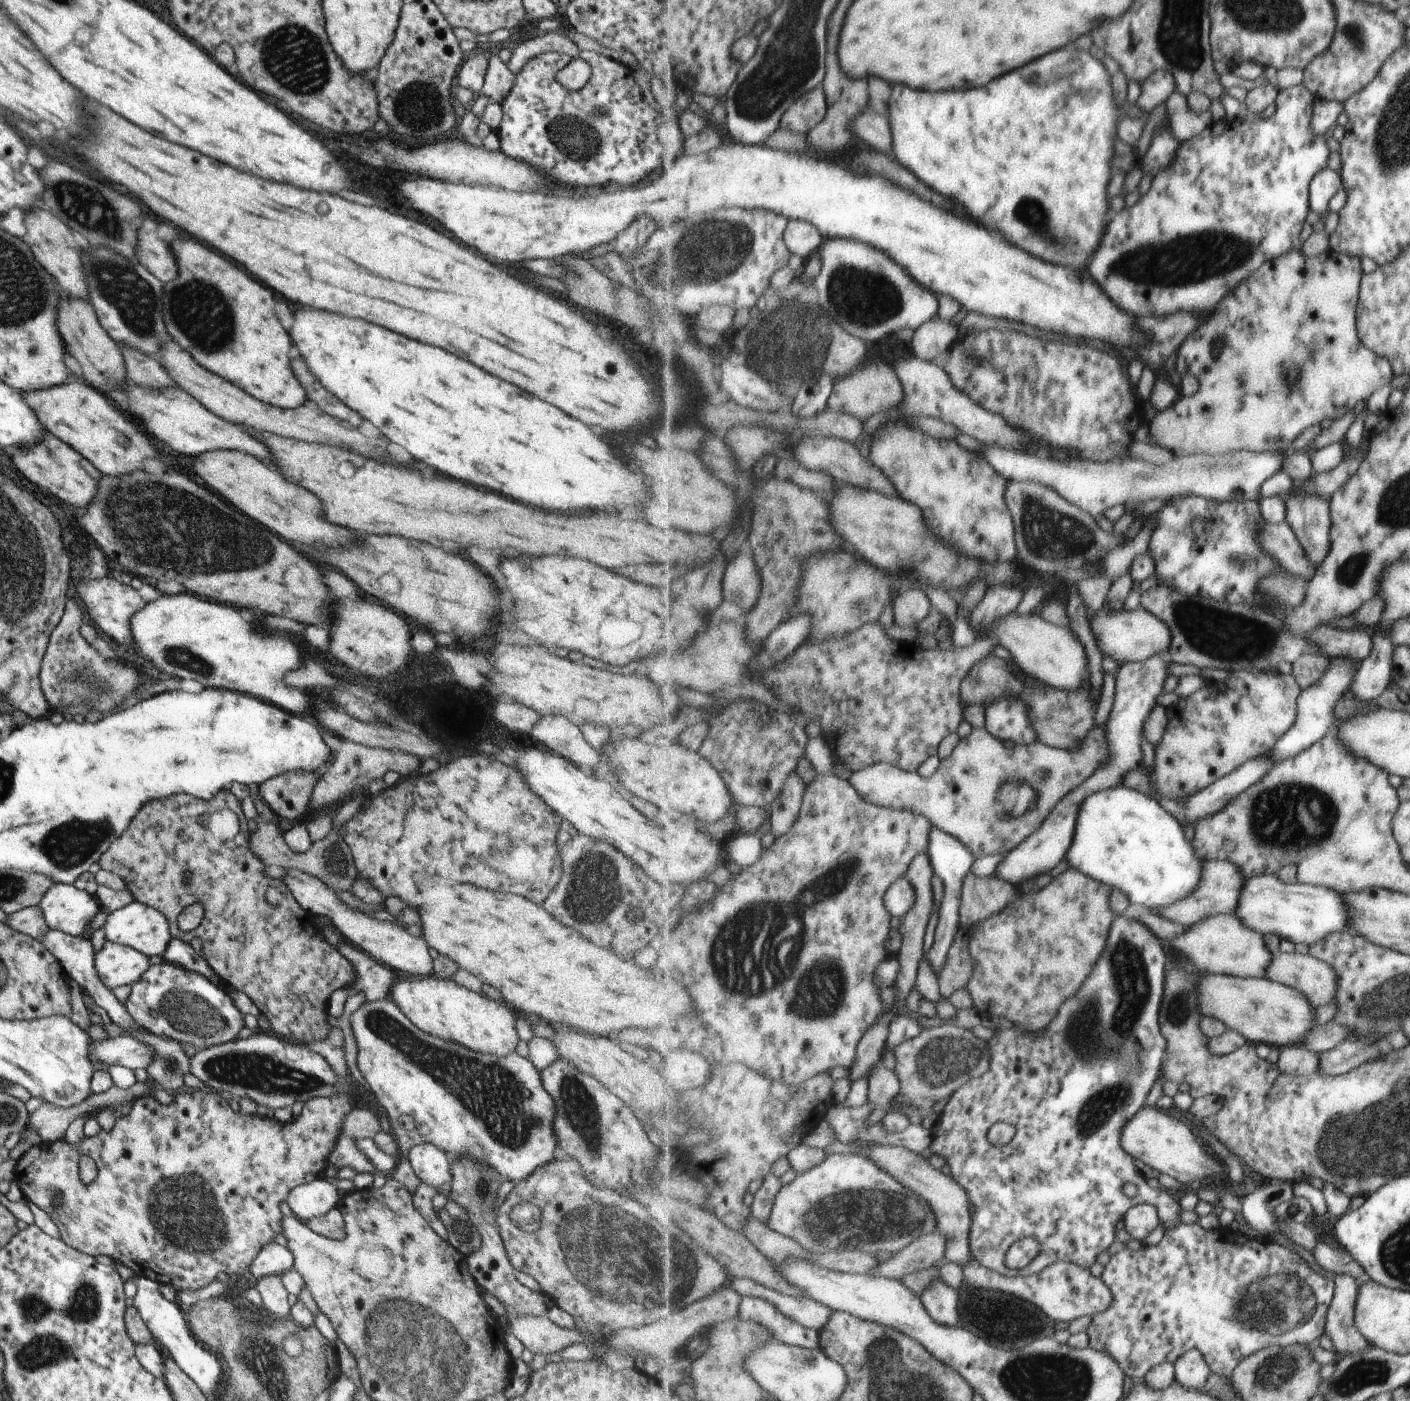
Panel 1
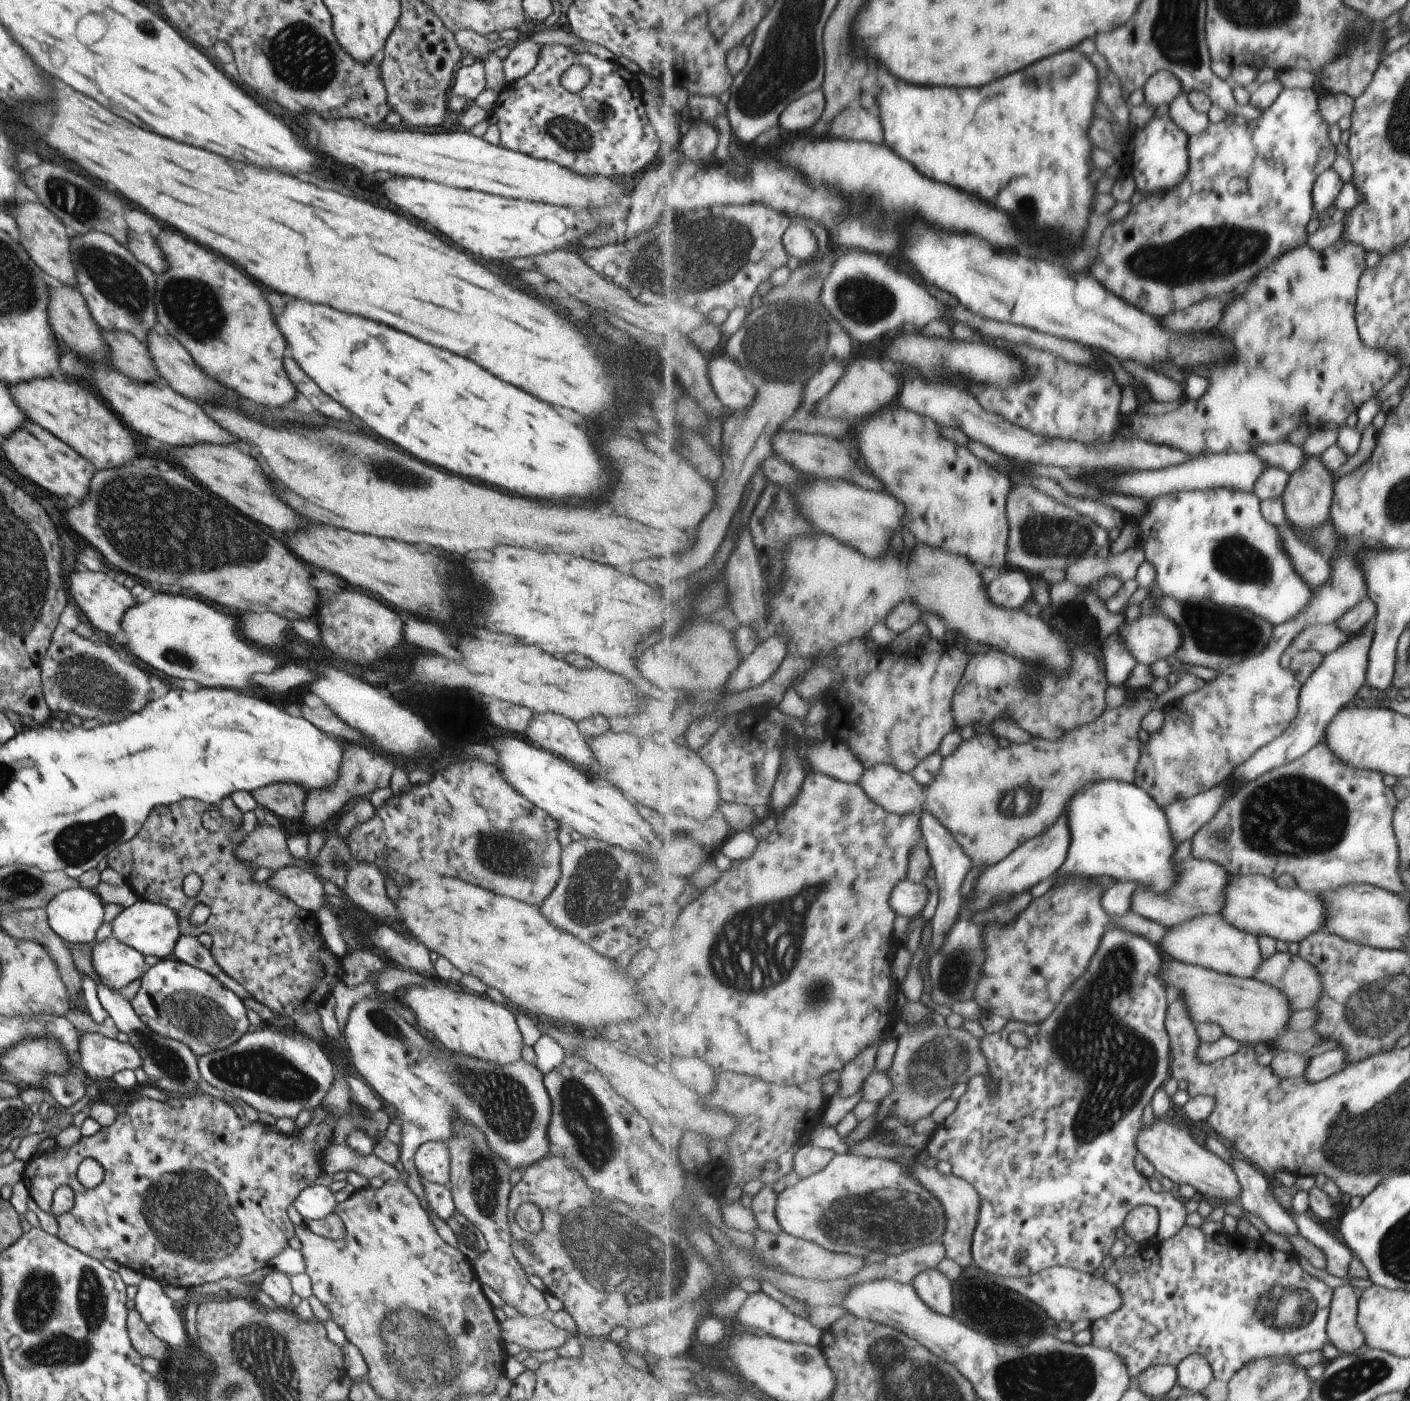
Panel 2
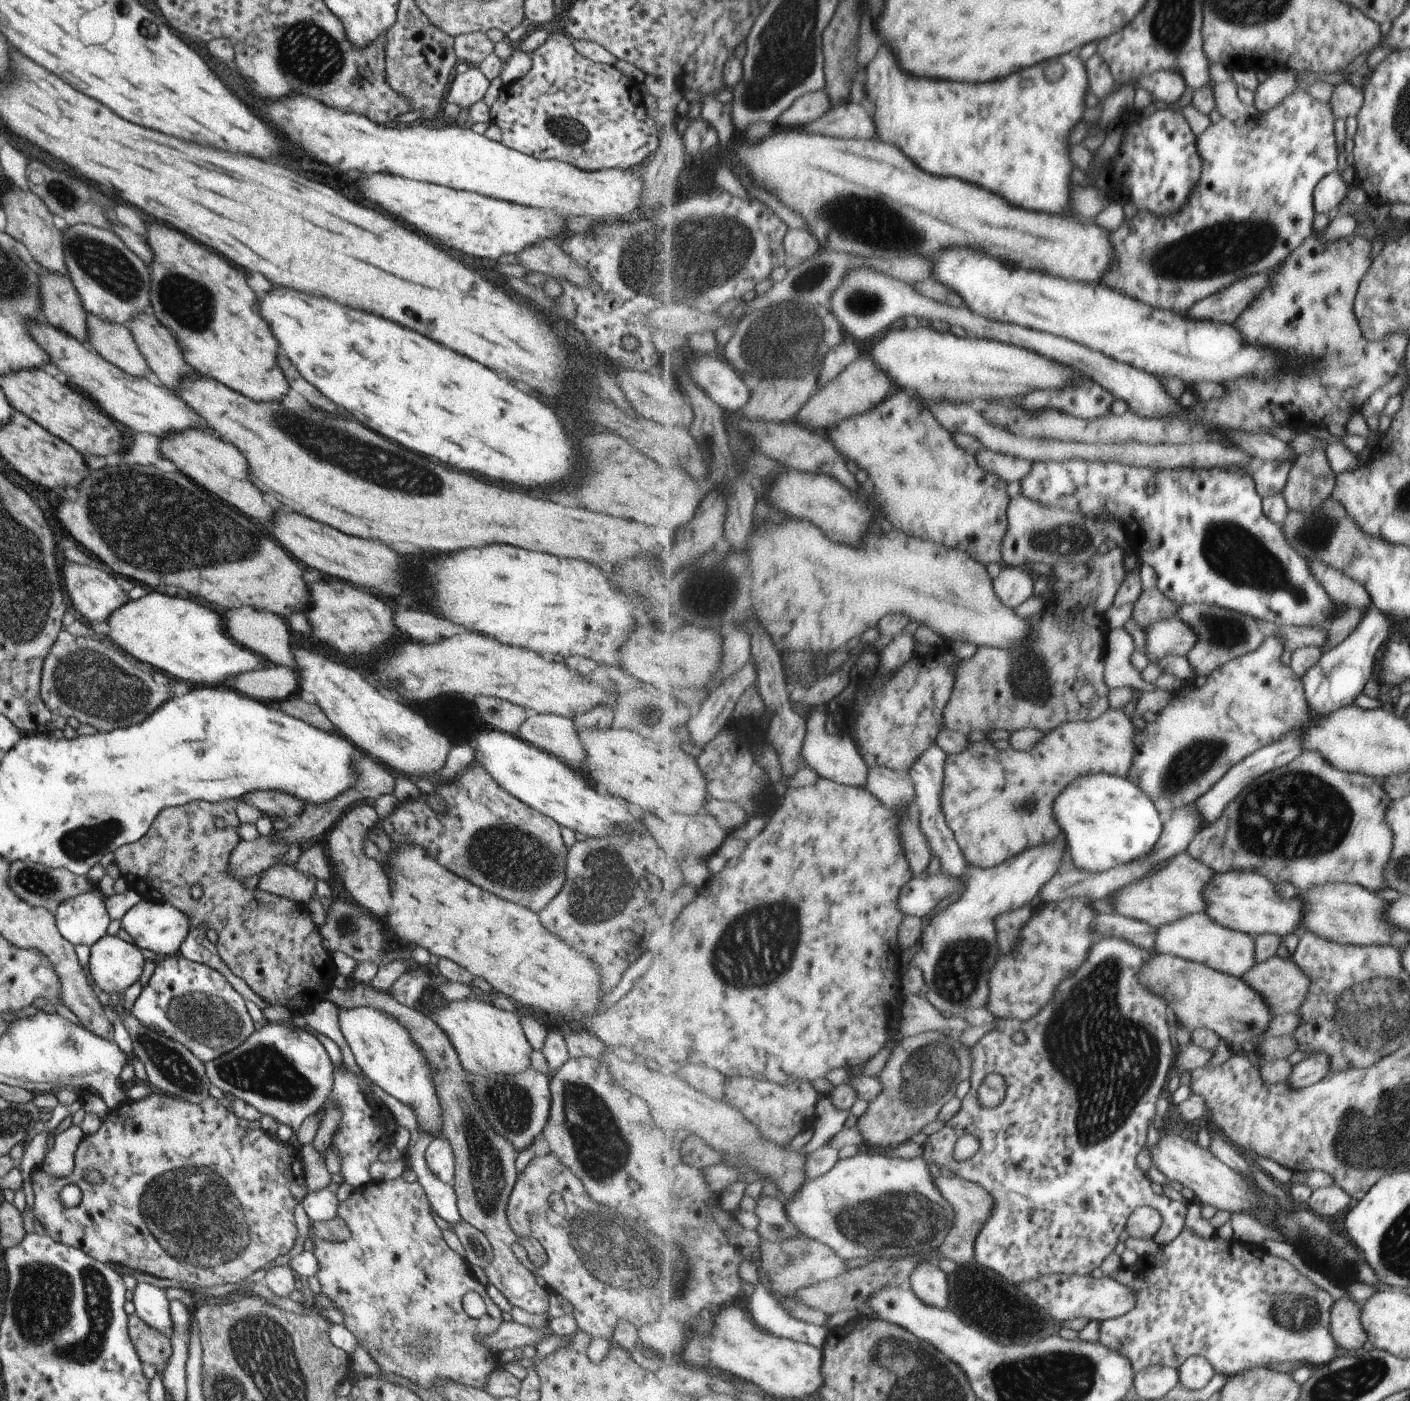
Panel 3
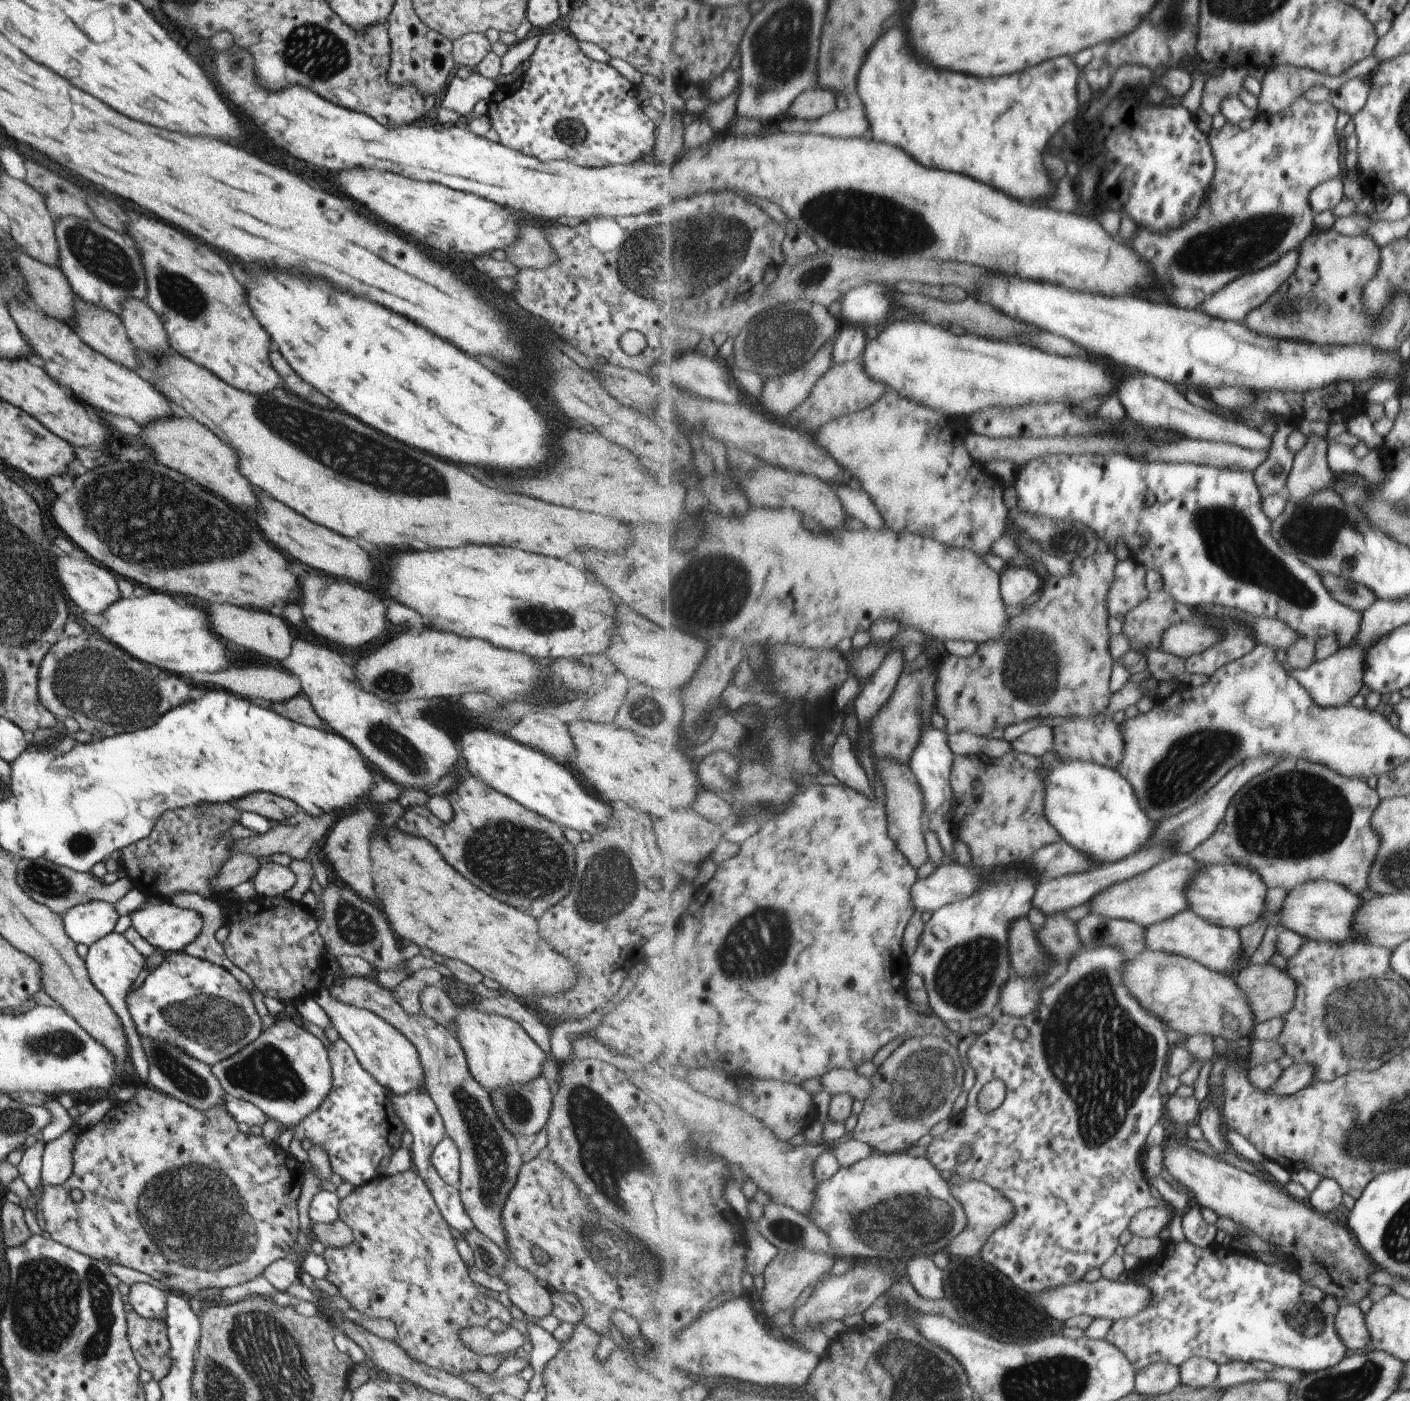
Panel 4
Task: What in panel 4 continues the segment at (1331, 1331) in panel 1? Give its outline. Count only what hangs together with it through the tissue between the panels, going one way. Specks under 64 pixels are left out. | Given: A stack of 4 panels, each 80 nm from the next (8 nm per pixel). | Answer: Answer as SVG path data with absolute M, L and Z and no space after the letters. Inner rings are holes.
M1342 1304L1335 1316L1335 1328L1338 1330L1340 1340L1347 1348L1357 1352L1367 1351L1371 1348L1370 1330L1364 1326L1364 1314L1358 1306Z

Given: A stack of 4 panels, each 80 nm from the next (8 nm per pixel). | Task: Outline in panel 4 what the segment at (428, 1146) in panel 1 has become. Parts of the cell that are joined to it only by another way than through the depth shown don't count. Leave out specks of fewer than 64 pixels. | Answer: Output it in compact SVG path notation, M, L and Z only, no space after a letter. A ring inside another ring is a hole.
M445 1136L432 1151L431 1161L446 1184L458 1188L461 1177L460 1153L456 1143Z

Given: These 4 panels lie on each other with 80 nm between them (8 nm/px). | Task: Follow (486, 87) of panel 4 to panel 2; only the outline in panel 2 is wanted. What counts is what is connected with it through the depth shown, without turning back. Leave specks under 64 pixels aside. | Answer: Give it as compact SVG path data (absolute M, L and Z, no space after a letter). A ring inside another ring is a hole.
M476 60L471 66L461 67L456 72L456 80L452 84L451 96L466 98L467 105L478 98L478 94L486 88L485 70L482 60Z

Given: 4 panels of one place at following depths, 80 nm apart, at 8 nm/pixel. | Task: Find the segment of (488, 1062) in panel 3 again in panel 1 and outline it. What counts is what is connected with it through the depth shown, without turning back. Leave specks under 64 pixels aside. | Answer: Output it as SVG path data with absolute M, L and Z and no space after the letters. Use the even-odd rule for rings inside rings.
M434 974L425 978L404 978L392 984L388 998L419 1030L442 1040L456 1042L477 1052L498 1053L499 1056L515 1053L518 1046L518 1014L505 1003L500 1004L483 993L476 994L459 986L454 978L439 978Z

